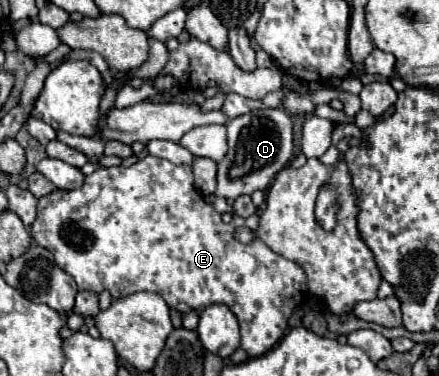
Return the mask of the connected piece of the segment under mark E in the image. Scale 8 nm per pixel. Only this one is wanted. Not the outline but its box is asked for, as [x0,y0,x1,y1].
[31,154,307,358]

